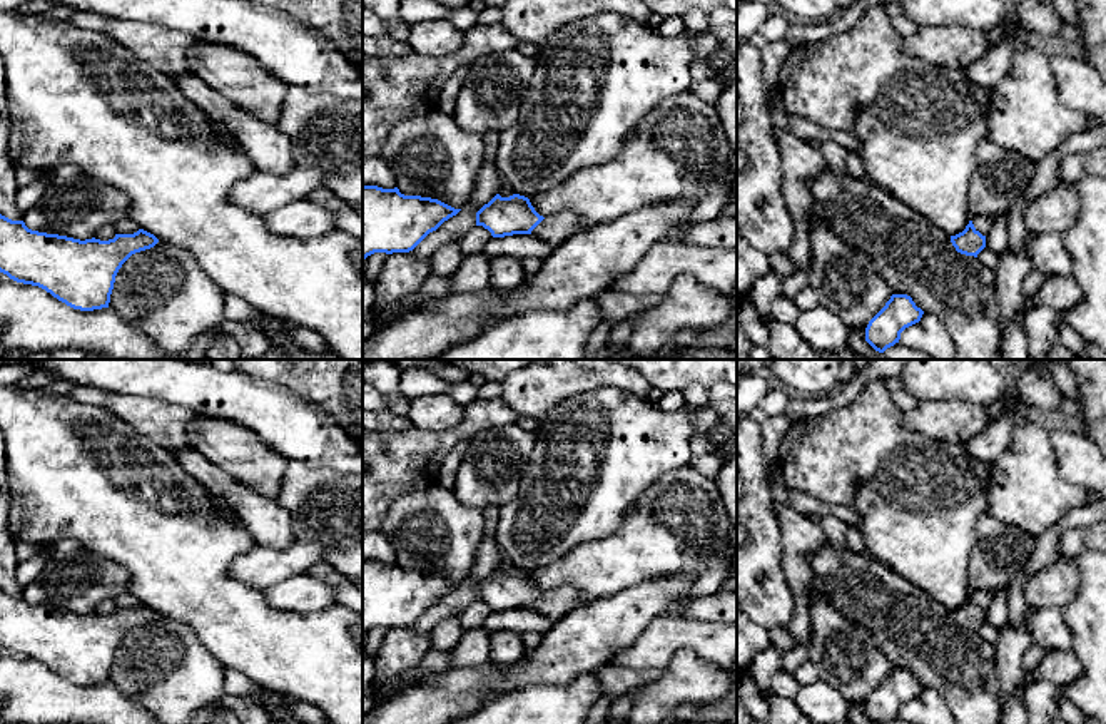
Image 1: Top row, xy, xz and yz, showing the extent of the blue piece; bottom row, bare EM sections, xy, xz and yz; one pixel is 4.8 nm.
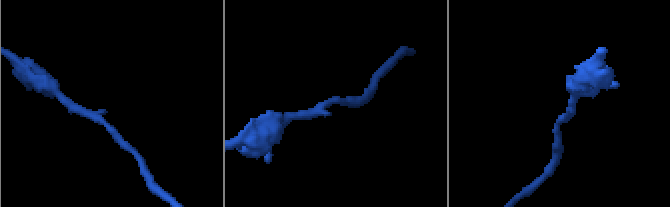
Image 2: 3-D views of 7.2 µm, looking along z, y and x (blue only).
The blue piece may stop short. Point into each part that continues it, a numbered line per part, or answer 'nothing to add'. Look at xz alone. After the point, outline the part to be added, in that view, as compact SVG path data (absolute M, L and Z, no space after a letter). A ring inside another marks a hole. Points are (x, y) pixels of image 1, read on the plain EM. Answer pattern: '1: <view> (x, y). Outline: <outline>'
1: xz (553, 604). Outline: M563 587L556 590L546 590L530 610L535 610L551 620L553 624L560 622L571 610L583 605L583 595L578 589Z

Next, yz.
1: yz (981, 597). Outline: M974 590L971 592L971 595L976 605L979 605L982 610L989 609L989 605L992 604L992 597L994 597L994 594L987 590Z

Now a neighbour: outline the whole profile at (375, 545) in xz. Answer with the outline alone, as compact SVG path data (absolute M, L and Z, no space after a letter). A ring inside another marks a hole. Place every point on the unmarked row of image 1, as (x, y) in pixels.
M371 532L363 537L363 560L398 562L393 545L379 532Z

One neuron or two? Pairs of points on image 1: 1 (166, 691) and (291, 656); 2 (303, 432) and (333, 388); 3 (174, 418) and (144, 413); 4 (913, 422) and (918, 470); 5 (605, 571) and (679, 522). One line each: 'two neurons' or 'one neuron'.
1: two neurons
2: two neurons
3: one neuron
4: two neurons
5: one neuron

